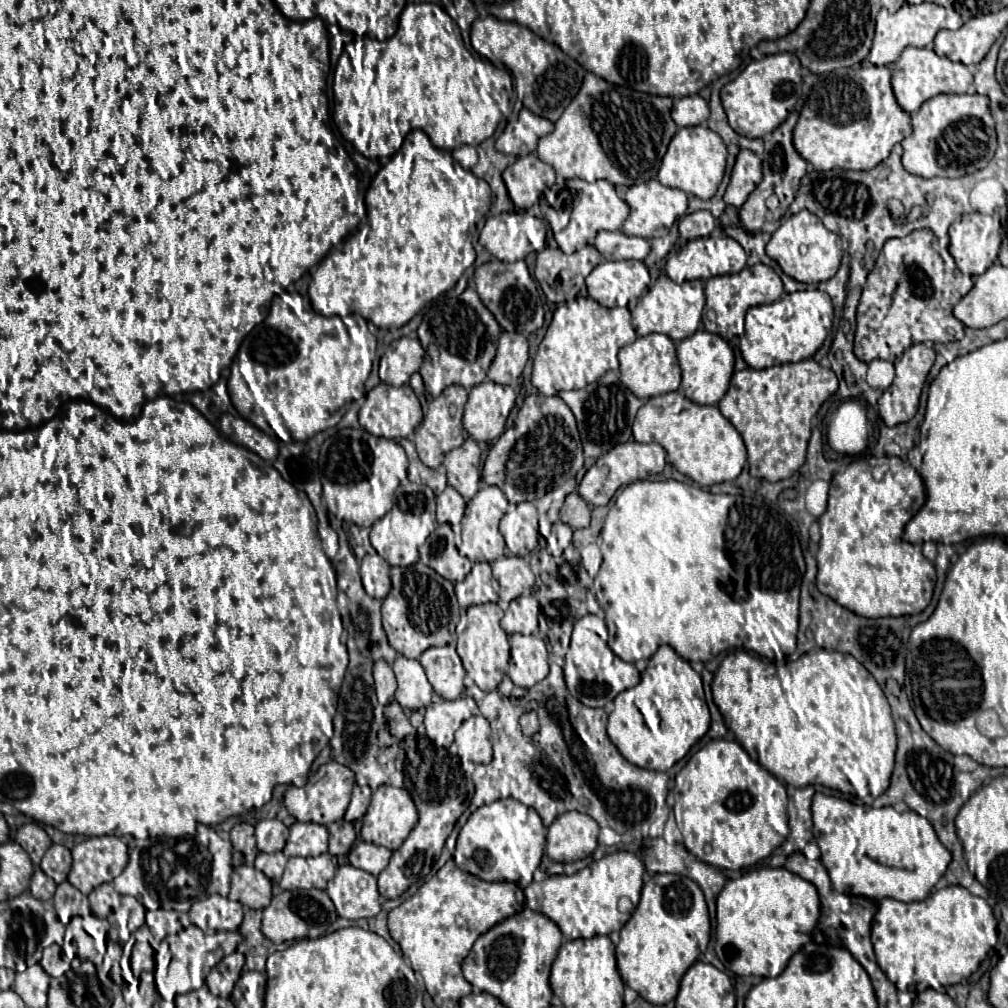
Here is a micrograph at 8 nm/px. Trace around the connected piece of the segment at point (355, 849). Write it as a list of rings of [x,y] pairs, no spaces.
[[[359,839],[349,851],[349,863],[373,875],[379,875],[387,867],[389,859],[391,859],[391,851],[387,847],[381,847],[363,839]]]

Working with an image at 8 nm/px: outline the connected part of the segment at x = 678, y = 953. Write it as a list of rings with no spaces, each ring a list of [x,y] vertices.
[[[657,873],[653,875],[641,891],[641,901],[633,911],[631,919],[621,929],[621,941],[617,945],[617,969],[627,987],[635,989],[651,1005],[665,1005],[677,997],[679,981],[683,973],[697,961],[697,957],[707,949],[711,937],[711,923],[707,913],[707,903],[703,891],[695,881],[683,875]]]

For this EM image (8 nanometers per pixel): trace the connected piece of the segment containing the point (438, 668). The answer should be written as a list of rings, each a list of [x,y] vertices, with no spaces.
[[[453,643],[445,647],[427,649],[419,661],[427,673],[429,683],[433,685],[439,697],[457,699],[463,693],[465,669],[463,669],[463,663],[459,661],[459,655]]]

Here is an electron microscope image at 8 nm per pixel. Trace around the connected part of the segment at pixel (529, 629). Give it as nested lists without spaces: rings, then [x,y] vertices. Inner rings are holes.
[[[525,593],[523,597],[517,597],[511,601],[509,609],[505,611],[505,617],[501,619],[501,627],[513,635],[531,635],[537,631],[537,615],[539,615],[539,601],[531,595]]]

